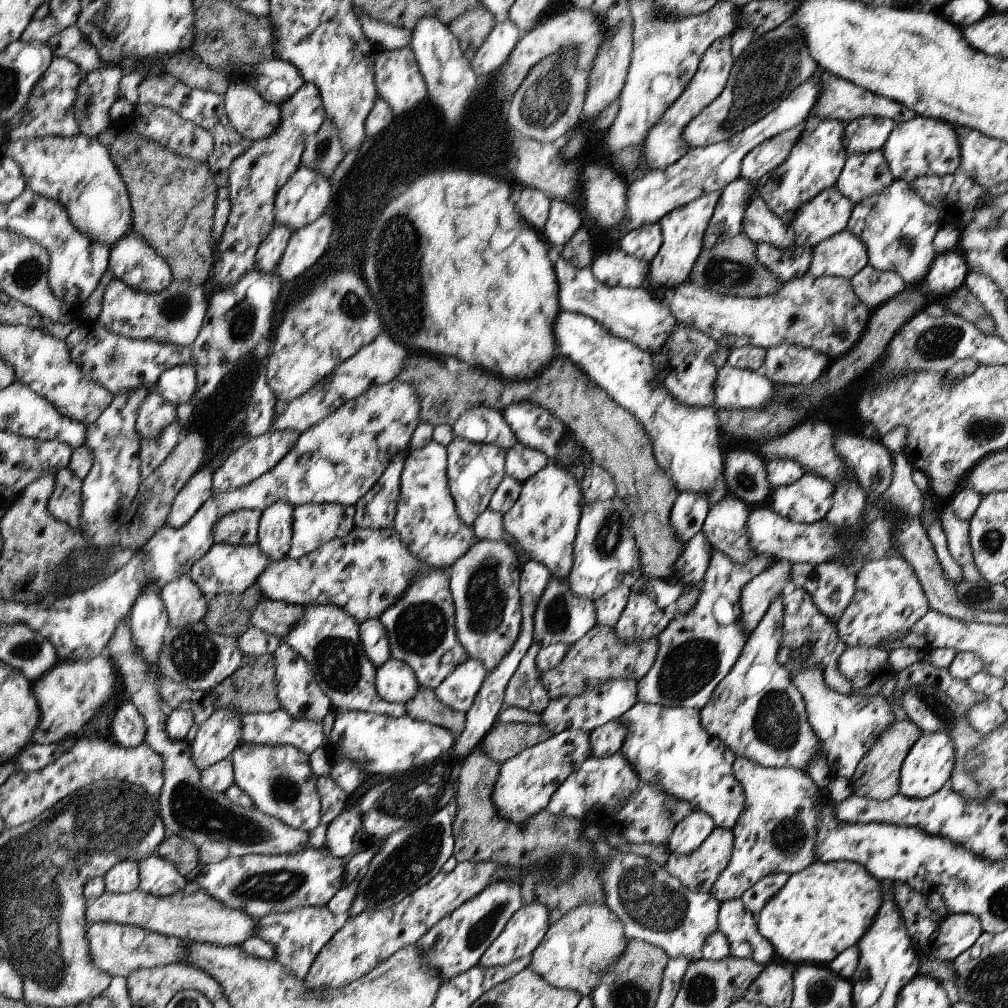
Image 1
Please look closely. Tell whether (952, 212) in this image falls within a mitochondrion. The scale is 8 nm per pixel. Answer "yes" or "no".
no

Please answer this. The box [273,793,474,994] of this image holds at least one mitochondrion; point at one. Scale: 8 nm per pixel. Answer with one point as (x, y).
(412, 860)

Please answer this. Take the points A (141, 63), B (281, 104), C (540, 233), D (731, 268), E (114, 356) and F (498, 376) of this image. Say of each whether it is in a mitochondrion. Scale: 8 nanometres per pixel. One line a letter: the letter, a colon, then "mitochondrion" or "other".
A: other
B: other
C: other
D: mitochondrion
E: mitochondrion
F: other

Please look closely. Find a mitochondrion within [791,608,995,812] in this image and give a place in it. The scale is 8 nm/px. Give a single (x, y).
(948, 716)

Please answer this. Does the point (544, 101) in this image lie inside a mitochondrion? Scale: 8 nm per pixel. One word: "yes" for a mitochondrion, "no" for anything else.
yes

